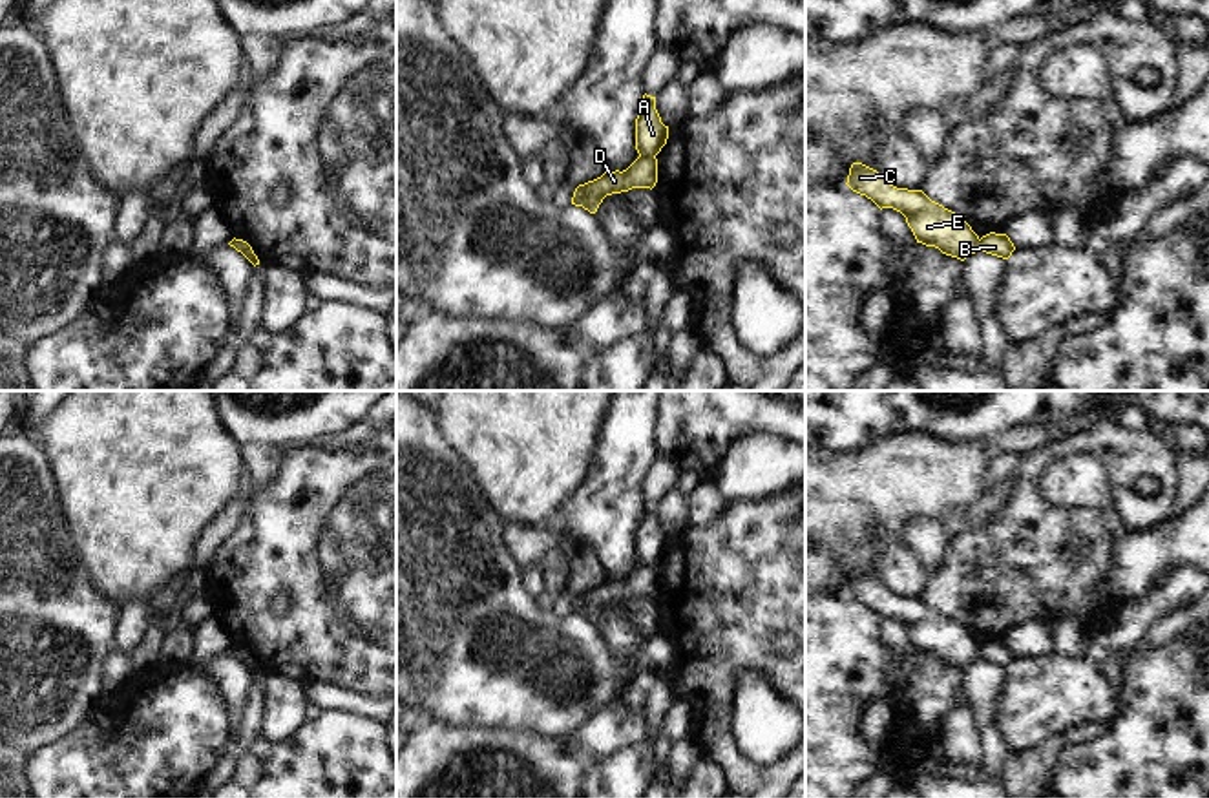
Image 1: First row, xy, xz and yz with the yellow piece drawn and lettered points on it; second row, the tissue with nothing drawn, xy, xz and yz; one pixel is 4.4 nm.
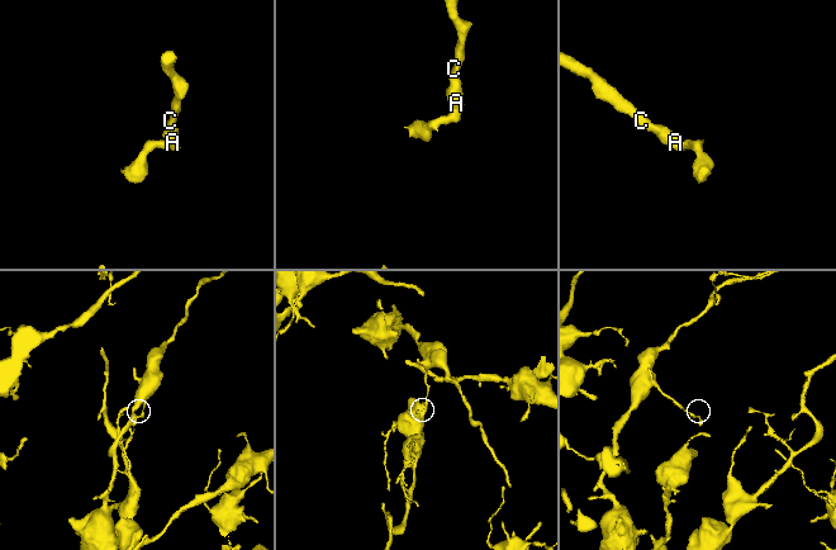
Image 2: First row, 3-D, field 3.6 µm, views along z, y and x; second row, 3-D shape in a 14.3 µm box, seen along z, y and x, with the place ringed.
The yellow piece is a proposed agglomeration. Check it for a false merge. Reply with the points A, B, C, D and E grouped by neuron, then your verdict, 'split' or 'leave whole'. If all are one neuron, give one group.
groups A C E / B D; split

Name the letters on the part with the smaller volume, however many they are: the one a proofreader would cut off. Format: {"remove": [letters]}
{"remove": ["B", "D"]}

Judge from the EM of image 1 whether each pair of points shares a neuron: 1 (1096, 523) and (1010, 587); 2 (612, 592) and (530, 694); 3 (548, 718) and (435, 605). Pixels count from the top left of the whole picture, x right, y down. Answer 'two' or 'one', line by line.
1: one
2: one
3: one

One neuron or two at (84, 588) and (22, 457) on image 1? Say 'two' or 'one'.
one

